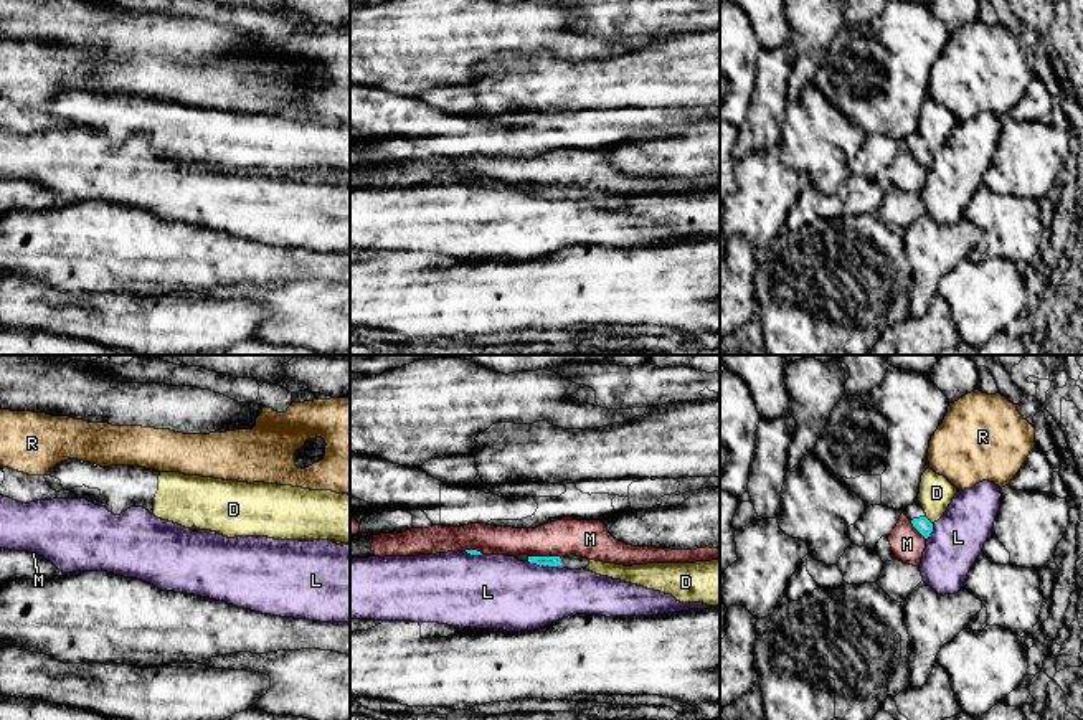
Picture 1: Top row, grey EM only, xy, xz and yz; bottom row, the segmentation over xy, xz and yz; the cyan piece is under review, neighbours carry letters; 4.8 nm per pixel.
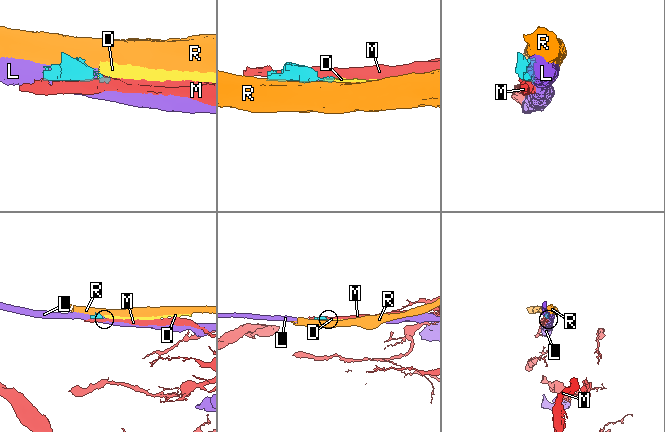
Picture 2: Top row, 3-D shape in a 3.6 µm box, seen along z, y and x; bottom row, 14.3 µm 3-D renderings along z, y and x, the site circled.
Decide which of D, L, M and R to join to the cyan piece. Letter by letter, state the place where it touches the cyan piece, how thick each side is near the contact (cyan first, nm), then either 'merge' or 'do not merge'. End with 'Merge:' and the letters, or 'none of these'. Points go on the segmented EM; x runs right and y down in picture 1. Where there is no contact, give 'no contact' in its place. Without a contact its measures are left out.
D: contact yz (928, 521); calibres 80 and 170 nm; merge
L: contact yz (931, 529); calibres 80 and 260 nm; do not merge
M: contact xz (545, 557); calibres 50 and 190 nm; do not merge
R: no contact; do not merge
Merge: D

